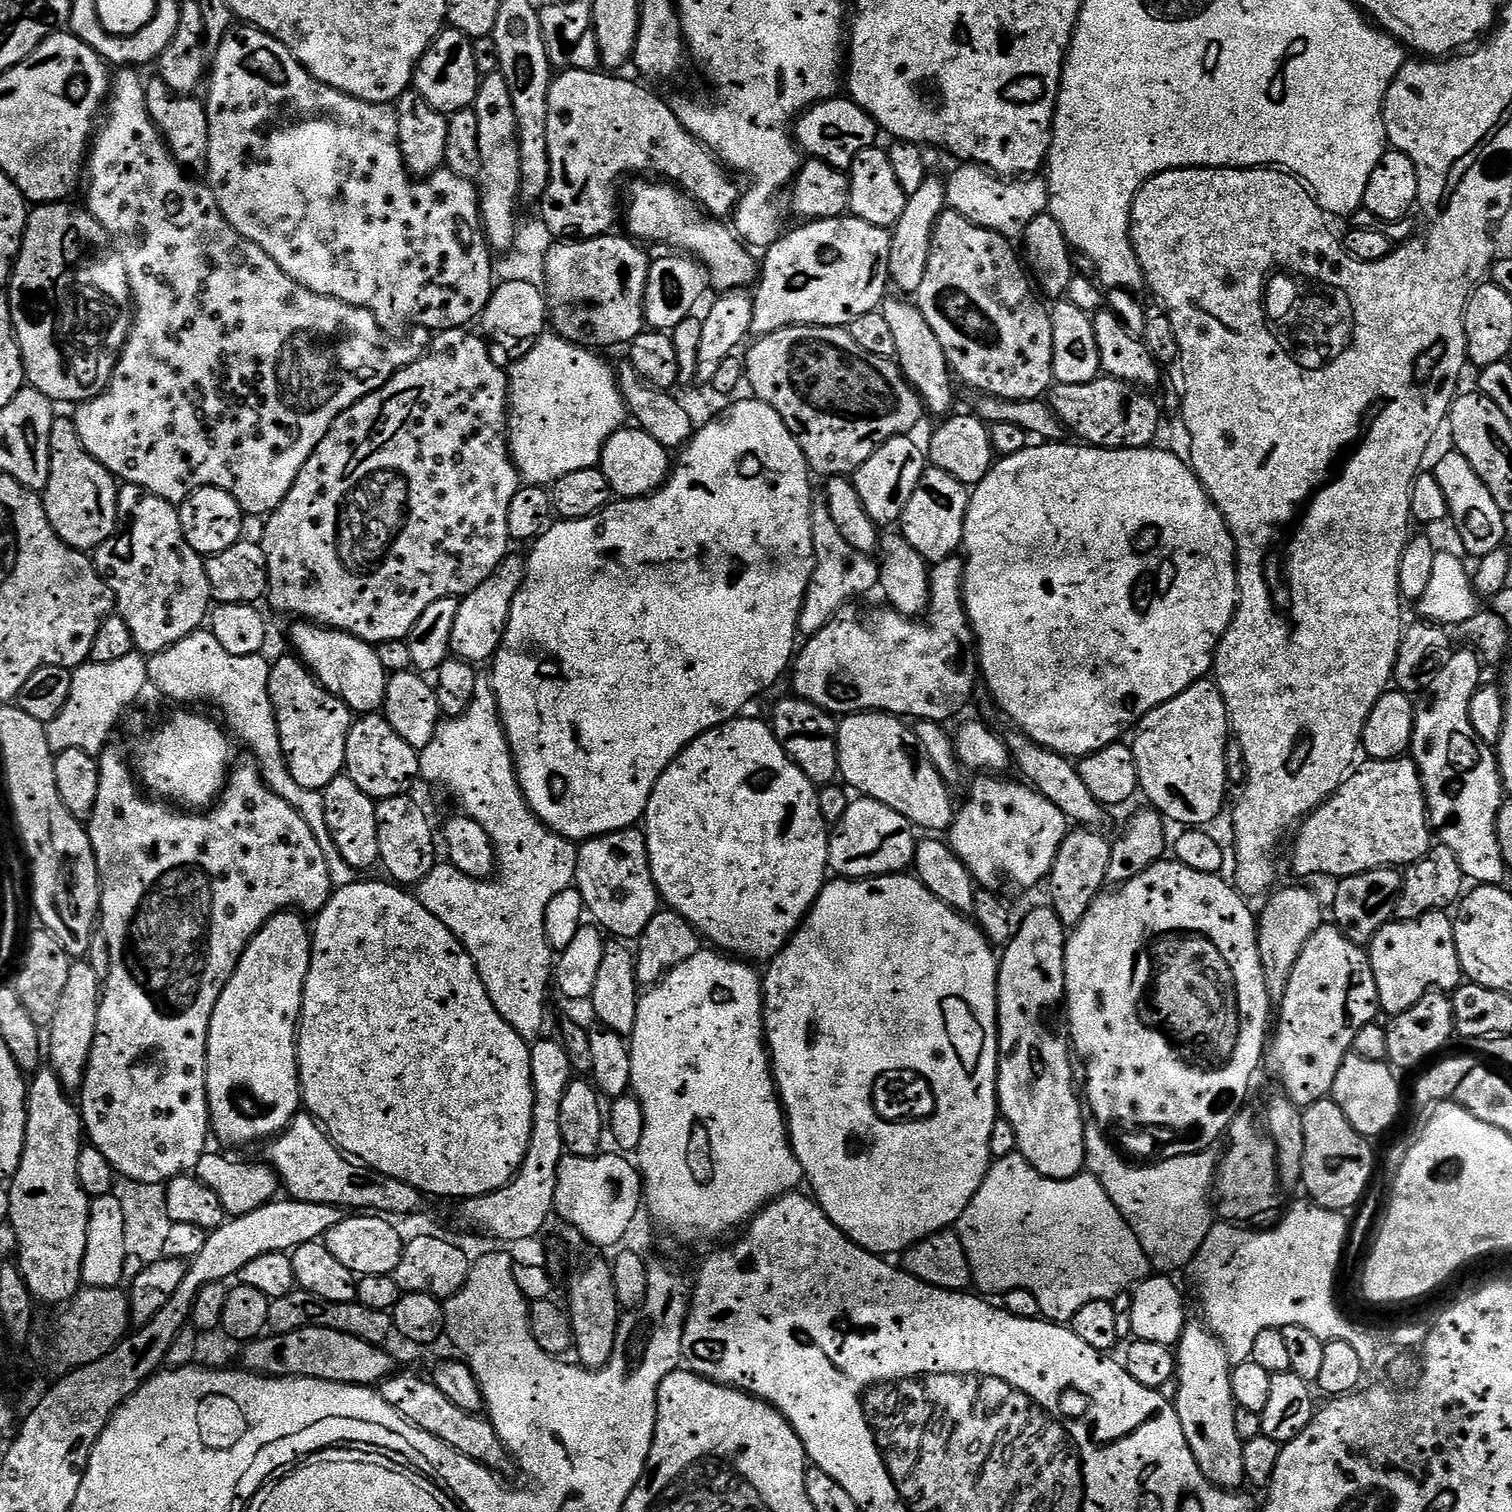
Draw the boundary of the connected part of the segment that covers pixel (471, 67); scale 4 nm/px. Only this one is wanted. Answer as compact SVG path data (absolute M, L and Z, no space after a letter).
M445 27L417 64L414 77L415 91L420 93L423 100L430 102L434 110L451 114L475 105L482 73L474 62L472 42L472 37L462 34L456 28Z

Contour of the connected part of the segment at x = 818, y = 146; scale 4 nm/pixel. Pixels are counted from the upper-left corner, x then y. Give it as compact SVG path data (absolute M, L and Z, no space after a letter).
M835 96L805 109L794 126L797 145L813 159L824 160L841 170L852 167L854 158L864 149L873 147L880 127L868 112L846 96Z

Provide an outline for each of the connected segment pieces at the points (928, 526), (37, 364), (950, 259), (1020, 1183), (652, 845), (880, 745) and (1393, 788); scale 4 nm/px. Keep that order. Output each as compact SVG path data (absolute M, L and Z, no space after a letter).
M925 467L922 478L910 498L906 502L906 510L898 521L899 531L929 562L945 560L957 555L964 543L964 523L968 513L969 485L958 482L954 474L946 474L946 470Z
M68 202L41 204L29 211L28 225L24 228L24 241L20 244L20 254L16 257L12 269L12 279L8 290L8 305L12 311L12 328L16 332L17 342L20 343L20 353L22 354L27 383L53 402L61 400L64 404L79 406L85 400L92 400L96 396L101 396L107 390L108 383L112 381L116 364L120 361L120 354L128 342L129 334L132 333L134 305L126 266L112 237L83 207L71 208L70 205L71 203Z
M945 210L932 235L932 249L926 262L926 278L922 278L918 293L918 307L926 322L930 322L930 330L938 334L938 342L942 342L942 350L959 381L961 378L988 398L1038 400L1054 384L1052 313L1049 305L1040 301L1041 293L1021 253L1018 248L1016 253L1012 244L1015 243L1009 237L978 226L962 214Z
M1013 1154L1001 1160L993 1160L992 1165L988 1167L988 1173L982 1186L978 1186L978 1194L974 1194L974 1198L970 1198L970 1206L966 1206L966 1210L962 1210L962 1218L958 1218L958 1222L954 1225L954 1231L960 1236L962 1246L966 1250L968 1265L972 1268L972 1279L975 1287L981 1288L981 1290L979 1289L981 1293L1003 1294L1019 1288L1030 1290L1030 1294L1034 1294L1034 1298L1038 1298L1040 1316L1053 1322L1070 1322L1074 1318L1074 1314L1090 1302L1115 1300L1117 1296L1127 1293L1133 1285L1145 1279L1150 1272L1149 1260L1146 1253L1143 1252L1134 1230L1128 1225L1126 1218L1120 1216L1118 1207L1111 1201L1110 1195L1103 1189L1098 1178L1089 1174L1081 1174L1069 1180L1046 1178L1042 1174L1038 1174L1038 1170L1034 1170L1034 1166L1030 1166L1030 1162L1026 1162L1026 1158L1019 1154Z
M748 714L741 715L735 720L702 734L677 754L670 767L662 774L662 778L658 778L650 794L650 802L642 821L642 831L648 847L650 870L661 901L671 911L682 914L682 918L689 920L701 937L707 943L708 940L712 943L709 945L748 962L757 962L756 960L771 962L788 945L788 940L804 923L804 917L814 906L830 872L828 867L830 828L818 810L817 785L808 780L806 774L802 774L800 767L788 757L771 727L765 721L763 724L760 720L751 720Z
M854 712L850 716L843 717L839 721L838 727L836 729L836 753L838 754L838 762L840 763L840 776L842 777L843 783L847 785L849 789L855 790L857 788L857 793L863 794L869 800L877 800L882 802L886 806L890 806L890 810L898 810L898 814L902 814L909 822L914 825L917 829L923 830L925 828L925 833L928 834L944 834L947 833L948 829L951 828L954 819L954 804L952 808L952 796L950 788L944 783L942 777L939 776L939 771L928 760L927 756L921 754L921 747L916 741L916 736L913 729L905 723L901 717L890 716L886 712Z
M1410 758L1369 759L1367 763L1361 763L1334 795L1304 817L1298 828L1300 833L1292 844L1294 875L1343 878L1375 868L1407 866L1421 860L1434 847L1434 833L1428 818L1428 801L1424 799L1424 783L1420 781L1416 763Z

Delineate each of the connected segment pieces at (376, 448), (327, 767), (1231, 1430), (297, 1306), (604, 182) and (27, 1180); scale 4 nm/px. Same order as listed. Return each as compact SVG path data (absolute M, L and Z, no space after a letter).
M467 327L445 328L431 337L431 350L424 357L415 360L401 372L396 372L377 392L364 396L349 408L330 426L326 438L318 442L314 454L302 466L290 494L267 517L263 543L268 567L268 596L280 612L293 612L296 618L303 618L325 628L337 628L349 632L367 644L379 646L395 640L407 640L414 630L418 618L447 596L463 598L470 594L501 564L510 548L510 502L522 486L522 477L512 460L508 439L508 377L503 367L495 364L491 357L489 342L468 332Z
M295 655L284 656L271 665L269 696L277 716L282 750L290 774L299 786L321 791L345 771L346 738L354 723L354 713L334 694L321 686L319 680Z
M1189 1322L1184 1325L1184 1332L1180 1335L1180 1342L1175 1349L1176 1354L1176 1396L1174 1403L1176 1413L1182 1422L1182 1430L1186 1434L1186 1442L1206 1478L1216 1488L1236 1490L1245 1483L1242 1470L1242 1450L1244 1441L1238 1434L1238 1426L1234 1426L1234 1414L1236 1413L1236 1399L1232 1393L1232 1369L1234 1367L1228 1359L1228 1352L1220 1344L1219 1338L1203 1323Z
M293 1290L290 1294L269 1303L268 1328L273 1333L282 1334L290 1334L303 1328L329 1328L342 1334L350 1334L354 1338L362 1338L362 1342L381 1346L387 1345L387 1340L394 1336L392 1312L370 1310L370 1306L362 1306L356 1300L330 1302L326 1298L318 1298L318 1294L310 1294L303 1290Z
M569 67L567 70L561 71L555 77L550 86L550 94L548 95L548 109L546 110L546 146L550 154L550 182L544 191L543 200L539 201L538 208L541 208L543 219L550 223L550 232L554 237L561 241L573 238L583 238L589 240L595 236L603 236L613 231L612 223L616 220L616 183L619 182L620 176L624 176L627 172L657 172L657 177L667 178L671 183L679 186L683 191L687 192L697 204L701 205L705 212L713 218L728 218L736 211L736 205L740 202L742 188L732 184L733 177L730 175L729 169L725 168L719 160L716 159L715 152L709 152L707 146L700 140L695 140L691 134L682 126L682 122L676 117L676 112L672 109L671 103L660 96L655 96L648 88L643 88L640 84L635 84L632 80L623 80L620 74L609 74L604 70L587 72L586 70L578 70Z
M41 1067L28 1084L28 1121L24 1153L18 1170L7 1185L10 1198L8 1223L17 1234L18 1267L34 1301L67 1305L82 1287L83 1260L87 1254L88 1213L90 1197L78 1182L78 1154L82 1147L82 1121L79 1107L62 1086L51 1067Z

